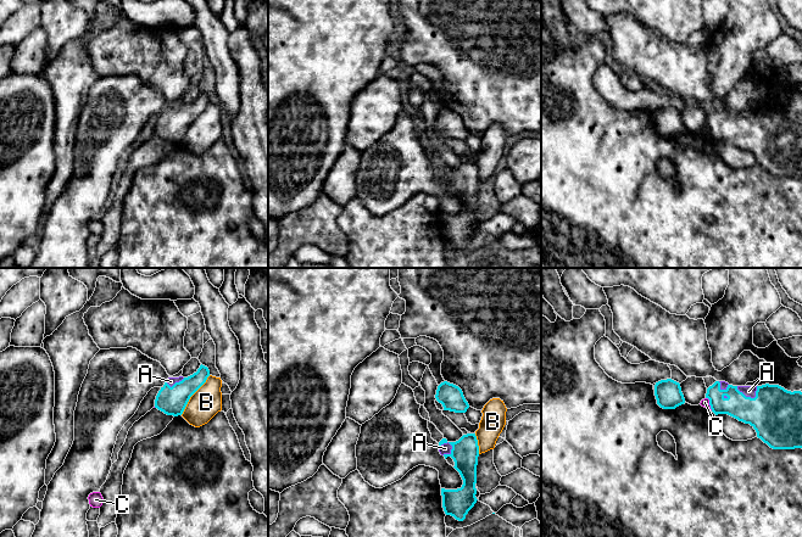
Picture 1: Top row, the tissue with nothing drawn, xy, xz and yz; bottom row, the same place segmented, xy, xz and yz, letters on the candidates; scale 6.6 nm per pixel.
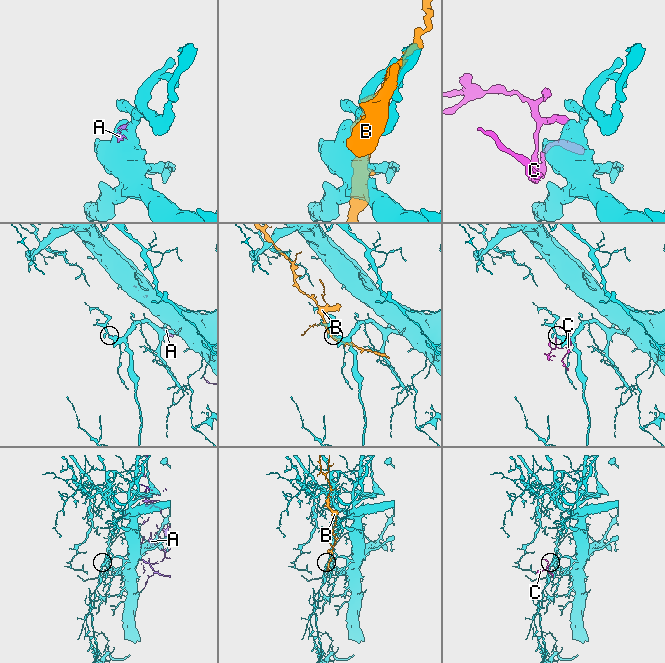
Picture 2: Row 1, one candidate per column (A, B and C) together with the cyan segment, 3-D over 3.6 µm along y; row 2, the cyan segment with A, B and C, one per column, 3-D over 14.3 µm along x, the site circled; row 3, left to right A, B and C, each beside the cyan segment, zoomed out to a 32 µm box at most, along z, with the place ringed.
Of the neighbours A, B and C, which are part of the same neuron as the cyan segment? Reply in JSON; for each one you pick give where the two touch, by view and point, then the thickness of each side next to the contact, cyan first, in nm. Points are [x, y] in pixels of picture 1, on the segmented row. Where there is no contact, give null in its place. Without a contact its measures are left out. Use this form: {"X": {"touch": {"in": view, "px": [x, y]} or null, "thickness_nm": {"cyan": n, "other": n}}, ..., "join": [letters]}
{"A": {"touch": {"in": "yz", "px": [745, 396]}, "thickness_nm": {"cyan": 340, "other": 80}}, "join": ["A"]}

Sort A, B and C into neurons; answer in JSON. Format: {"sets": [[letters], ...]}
{"sets": [["A"], ["B"], ["C"]]}

